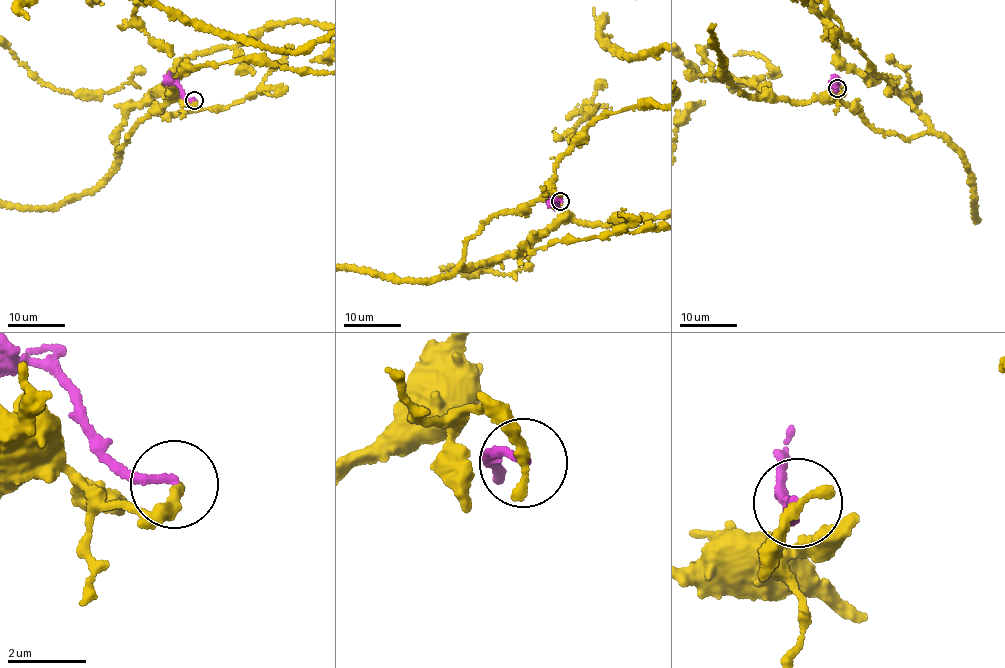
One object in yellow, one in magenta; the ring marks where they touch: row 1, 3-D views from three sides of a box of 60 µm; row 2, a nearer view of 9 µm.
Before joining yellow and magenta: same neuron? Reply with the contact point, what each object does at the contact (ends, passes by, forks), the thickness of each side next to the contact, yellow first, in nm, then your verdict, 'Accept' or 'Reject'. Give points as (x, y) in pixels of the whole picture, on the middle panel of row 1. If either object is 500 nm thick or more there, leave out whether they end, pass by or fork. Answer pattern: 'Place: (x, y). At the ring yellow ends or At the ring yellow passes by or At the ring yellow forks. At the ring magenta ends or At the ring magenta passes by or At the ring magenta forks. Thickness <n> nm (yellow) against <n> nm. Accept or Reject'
Place: (560, 201). At the ring yellow ends. At the ring magenta ends. Thickness 320 nm (yellow) against 200 nm. Reject

